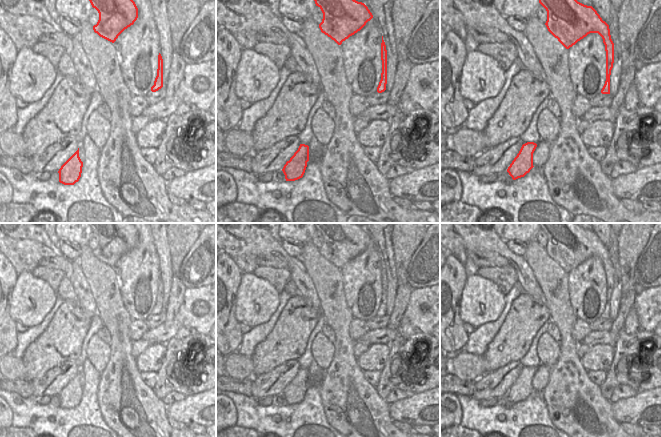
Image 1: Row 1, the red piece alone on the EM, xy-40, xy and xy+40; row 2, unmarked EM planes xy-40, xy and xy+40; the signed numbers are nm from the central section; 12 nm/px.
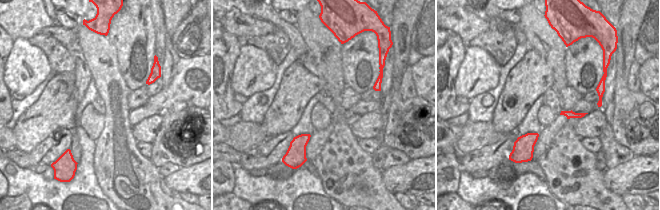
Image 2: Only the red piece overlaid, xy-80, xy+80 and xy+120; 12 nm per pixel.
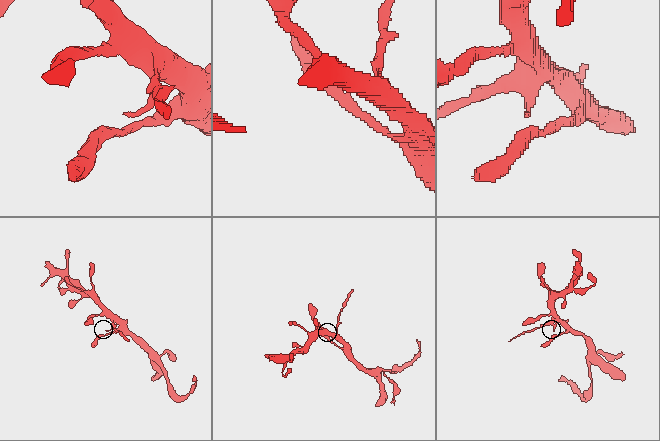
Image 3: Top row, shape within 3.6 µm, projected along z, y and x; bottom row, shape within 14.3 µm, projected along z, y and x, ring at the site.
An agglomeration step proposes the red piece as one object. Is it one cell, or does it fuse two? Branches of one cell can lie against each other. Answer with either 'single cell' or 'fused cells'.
fused cells

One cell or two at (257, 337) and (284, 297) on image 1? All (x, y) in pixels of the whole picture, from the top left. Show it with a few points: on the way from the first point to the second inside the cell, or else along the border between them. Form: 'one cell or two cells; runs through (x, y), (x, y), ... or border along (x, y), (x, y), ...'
one cell; runs through (266, 327), (281, 307)

